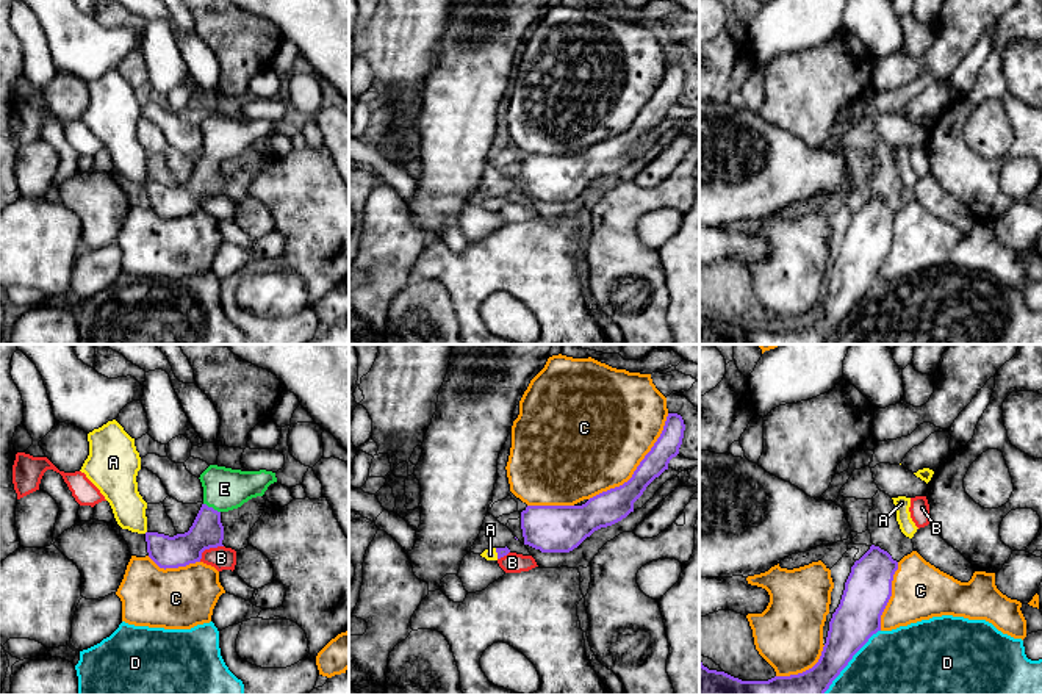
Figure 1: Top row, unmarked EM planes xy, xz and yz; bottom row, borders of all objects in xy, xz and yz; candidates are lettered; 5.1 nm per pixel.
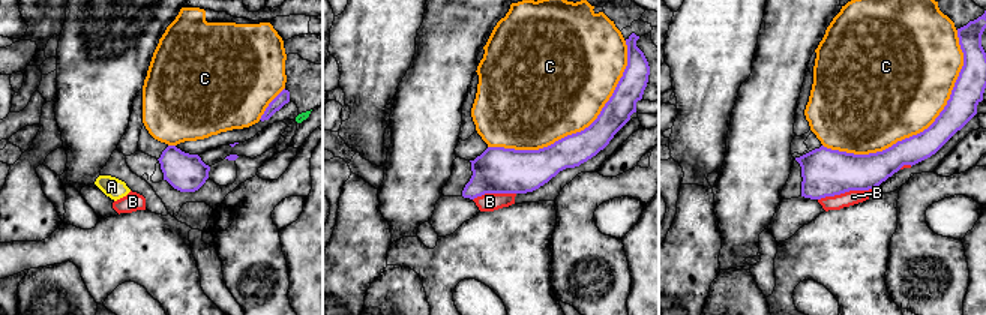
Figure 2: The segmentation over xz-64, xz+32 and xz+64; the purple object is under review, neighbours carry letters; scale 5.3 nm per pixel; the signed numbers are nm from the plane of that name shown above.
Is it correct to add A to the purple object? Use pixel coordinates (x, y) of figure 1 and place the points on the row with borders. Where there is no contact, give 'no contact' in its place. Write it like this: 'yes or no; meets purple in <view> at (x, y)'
yes; meets purple in xz at (496, 551)

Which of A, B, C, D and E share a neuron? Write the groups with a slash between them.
A E / B / C / D

